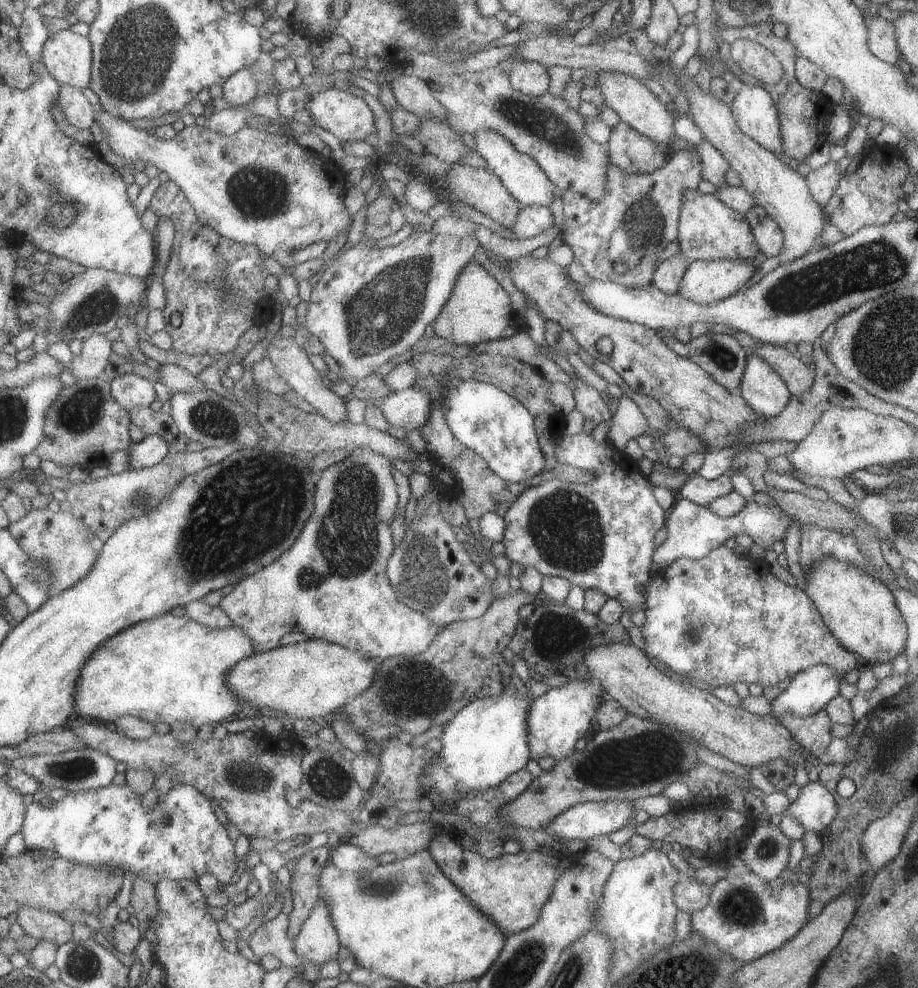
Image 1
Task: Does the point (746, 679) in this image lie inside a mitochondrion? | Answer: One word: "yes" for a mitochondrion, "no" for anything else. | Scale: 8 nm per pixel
no

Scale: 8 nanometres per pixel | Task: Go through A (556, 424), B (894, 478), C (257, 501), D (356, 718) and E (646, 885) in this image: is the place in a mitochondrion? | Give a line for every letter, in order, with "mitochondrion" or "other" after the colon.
A: other
B: other
C: mitochondrion
D: other
E: mitochondrion

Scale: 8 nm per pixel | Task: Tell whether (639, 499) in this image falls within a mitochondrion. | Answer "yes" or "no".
no

